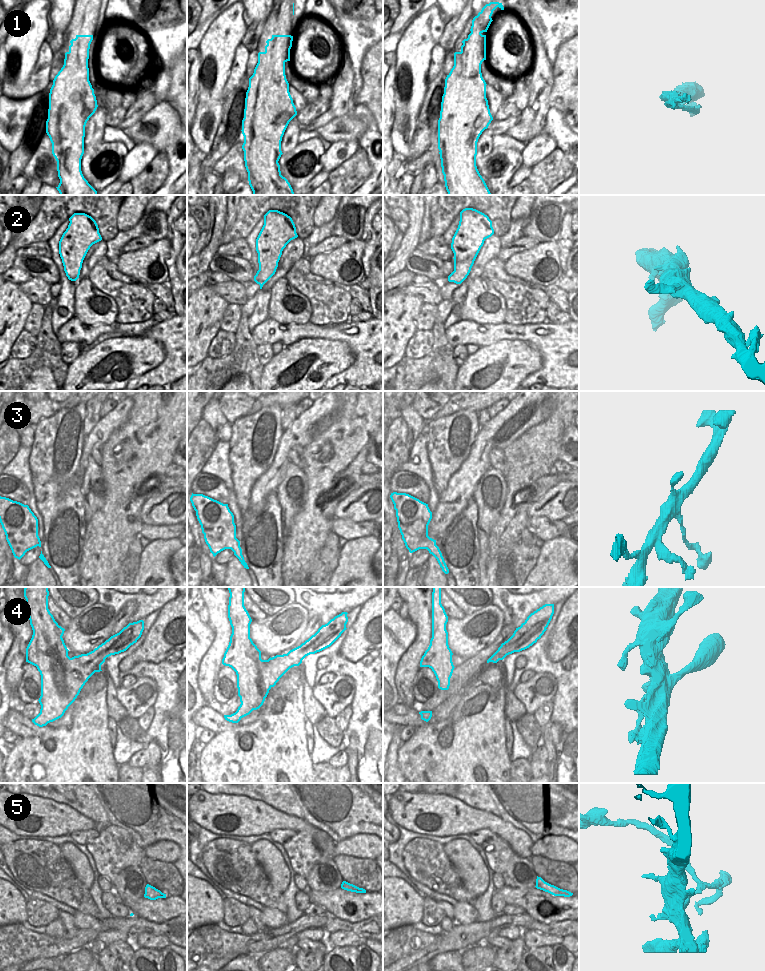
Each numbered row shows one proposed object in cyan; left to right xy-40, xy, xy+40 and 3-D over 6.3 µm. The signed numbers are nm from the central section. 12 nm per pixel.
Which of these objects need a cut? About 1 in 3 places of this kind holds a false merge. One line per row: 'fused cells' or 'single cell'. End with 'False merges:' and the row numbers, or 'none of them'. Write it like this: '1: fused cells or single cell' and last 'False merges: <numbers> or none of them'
1: fused cells
2: single cell
3: single cell
4: single cell
5: fused cells
False merges: 1, 5

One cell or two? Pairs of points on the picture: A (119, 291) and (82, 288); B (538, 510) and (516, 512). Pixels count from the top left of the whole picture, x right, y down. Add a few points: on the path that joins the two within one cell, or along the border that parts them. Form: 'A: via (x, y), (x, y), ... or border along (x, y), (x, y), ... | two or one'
A: border along (87, 277), (117, 304) | two
B: border along (532, 503), (528, 510), (528, 516) | two

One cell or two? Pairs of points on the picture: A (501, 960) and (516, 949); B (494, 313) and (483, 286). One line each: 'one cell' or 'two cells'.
A: one cell
B: one cell

